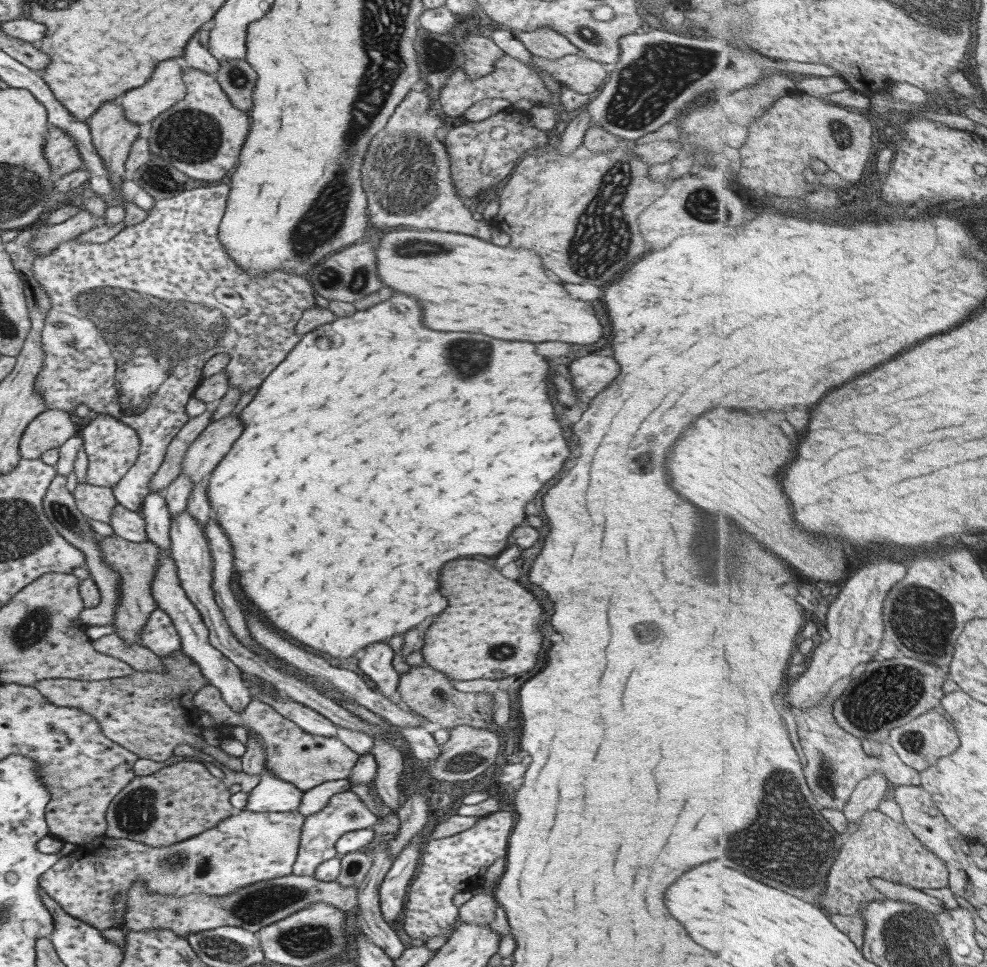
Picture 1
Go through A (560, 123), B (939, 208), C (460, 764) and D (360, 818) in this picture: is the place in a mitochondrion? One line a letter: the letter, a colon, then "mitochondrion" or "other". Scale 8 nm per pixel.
A: other
B: other
C: mitochondrion
D: other

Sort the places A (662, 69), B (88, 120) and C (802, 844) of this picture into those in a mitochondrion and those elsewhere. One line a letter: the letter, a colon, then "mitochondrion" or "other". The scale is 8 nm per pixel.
A: mitochondrion
B: other
C: mitochondrion

